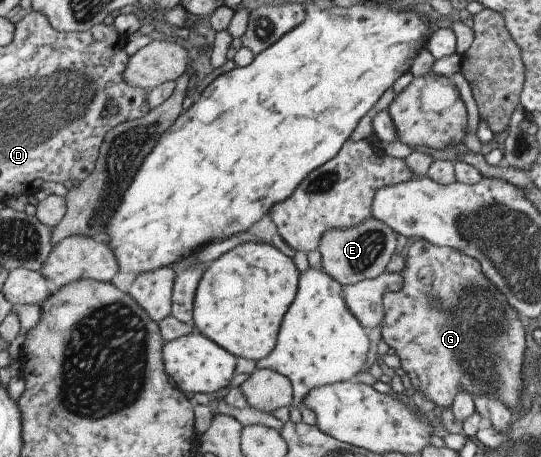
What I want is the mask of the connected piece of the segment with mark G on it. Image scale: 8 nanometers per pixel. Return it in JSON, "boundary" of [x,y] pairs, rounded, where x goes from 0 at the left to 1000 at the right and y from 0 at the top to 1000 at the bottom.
{"boundary":[[[774,523],[758,534],[745,565],[747,580],[739,593],[739,604],[743,604],[739,635],[710,639],[706,643],[708,691],[702,709],[702,735],[721,761],[728,764],[730,777],[736,779],[738,803],[743,805],[758,829],[762,849],[773,851],[780,860],[784,875],[797,877],[802,888],[813,888],[813,893],[834,888],[843,860],[858,853],[872,871],[876,867],[896,864],[909,880],[935,891],[943,902],[946,899],[956,908],[957,904],[961,906],[961,862],[969,849],[963,827],[963,803],[965,783],[969,783],[970,722],[965,718],[965,709],[956,694],[957,685],[939,665],[932,646],[917,635],[917,626],[909,626],[909,617],[902,617],[902,608],[895,604],[884,571],[837,543],[802,538],[784,523]]]}

